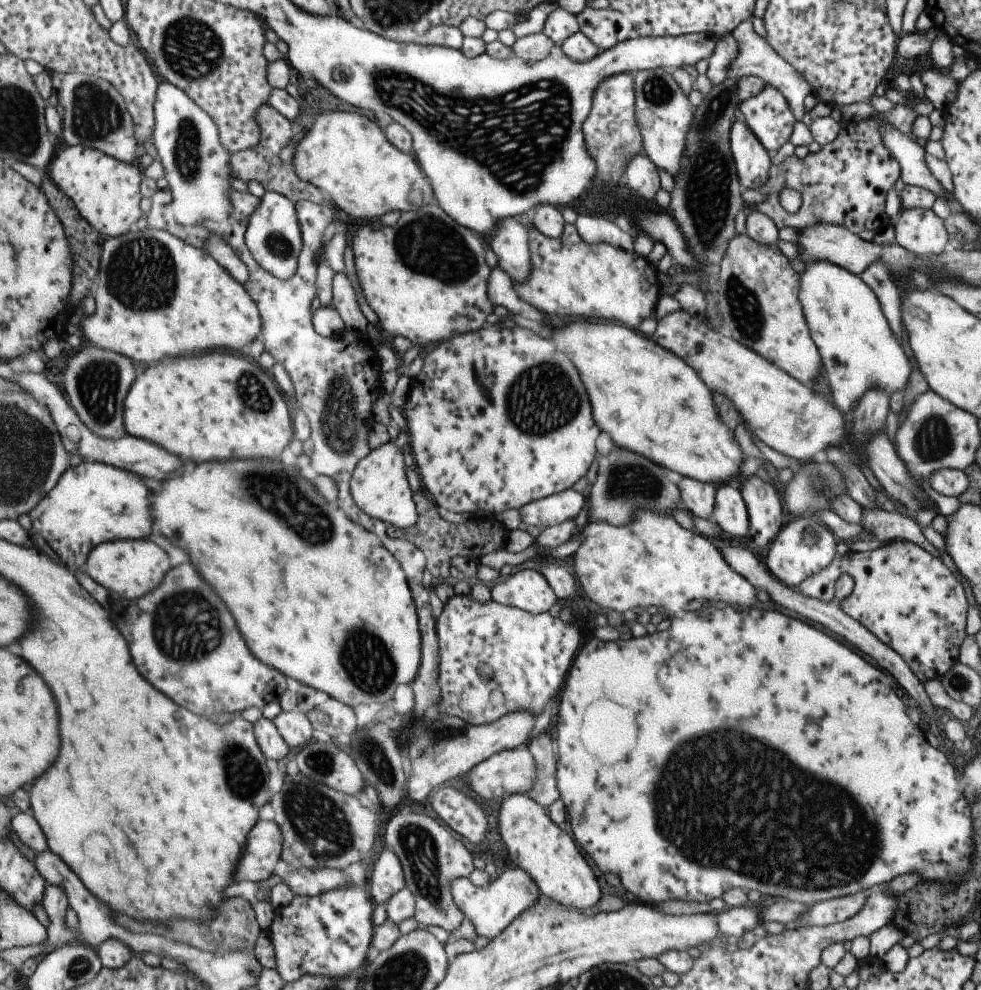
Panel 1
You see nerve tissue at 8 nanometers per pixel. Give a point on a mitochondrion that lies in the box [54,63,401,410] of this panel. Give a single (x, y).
(141, 275)

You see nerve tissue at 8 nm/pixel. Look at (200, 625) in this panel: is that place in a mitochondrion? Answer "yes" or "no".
yes

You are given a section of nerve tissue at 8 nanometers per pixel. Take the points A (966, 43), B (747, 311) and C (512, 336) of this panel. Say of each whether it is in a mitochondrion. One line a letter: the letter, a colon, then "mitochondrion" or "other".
A: other
B: mitochondrion
C: other

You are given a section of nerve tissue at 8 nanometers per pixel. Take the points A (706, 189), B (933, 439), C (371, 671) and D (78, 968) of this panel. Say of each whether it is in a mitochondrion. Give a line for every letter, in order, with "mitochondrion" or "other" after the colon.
A: mitochondrion
B: mitochondrion
C: mitochondrion
D: mitochondrion

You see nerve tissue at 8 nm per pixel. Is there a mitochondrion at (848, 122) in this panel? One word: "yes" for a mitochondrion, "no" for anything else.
no

